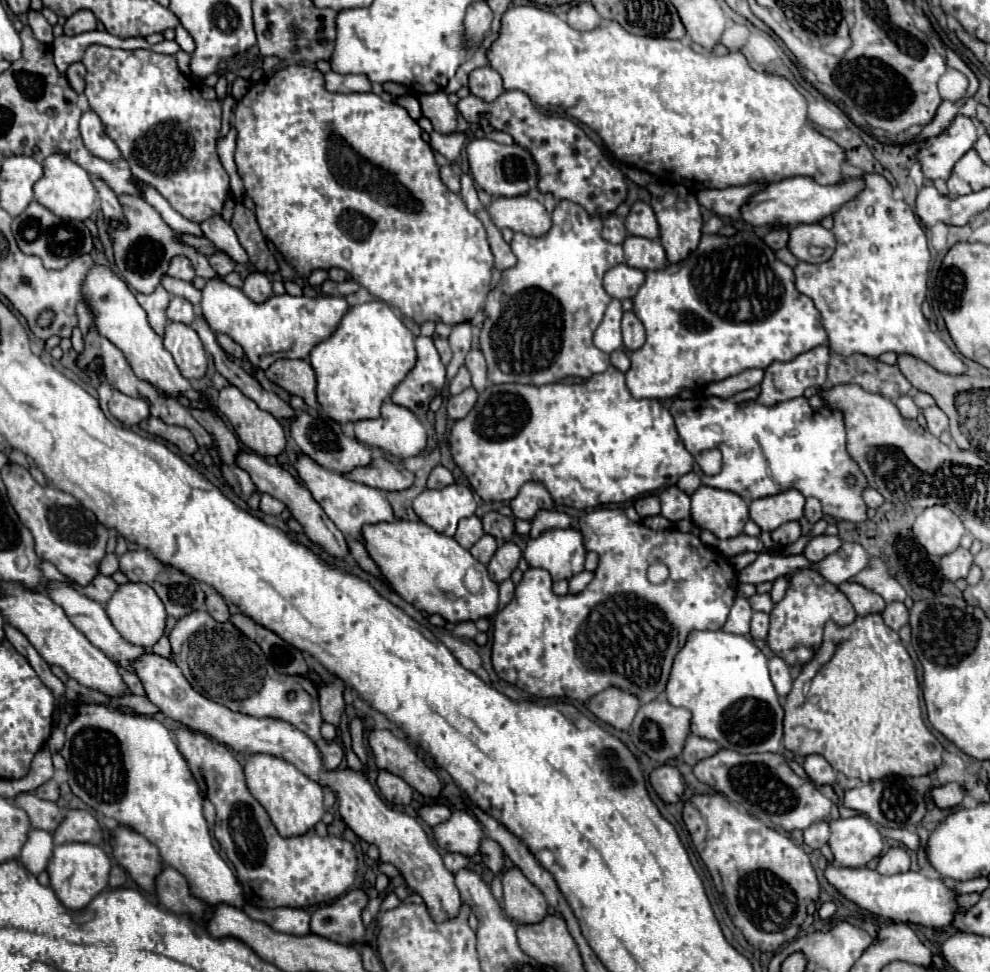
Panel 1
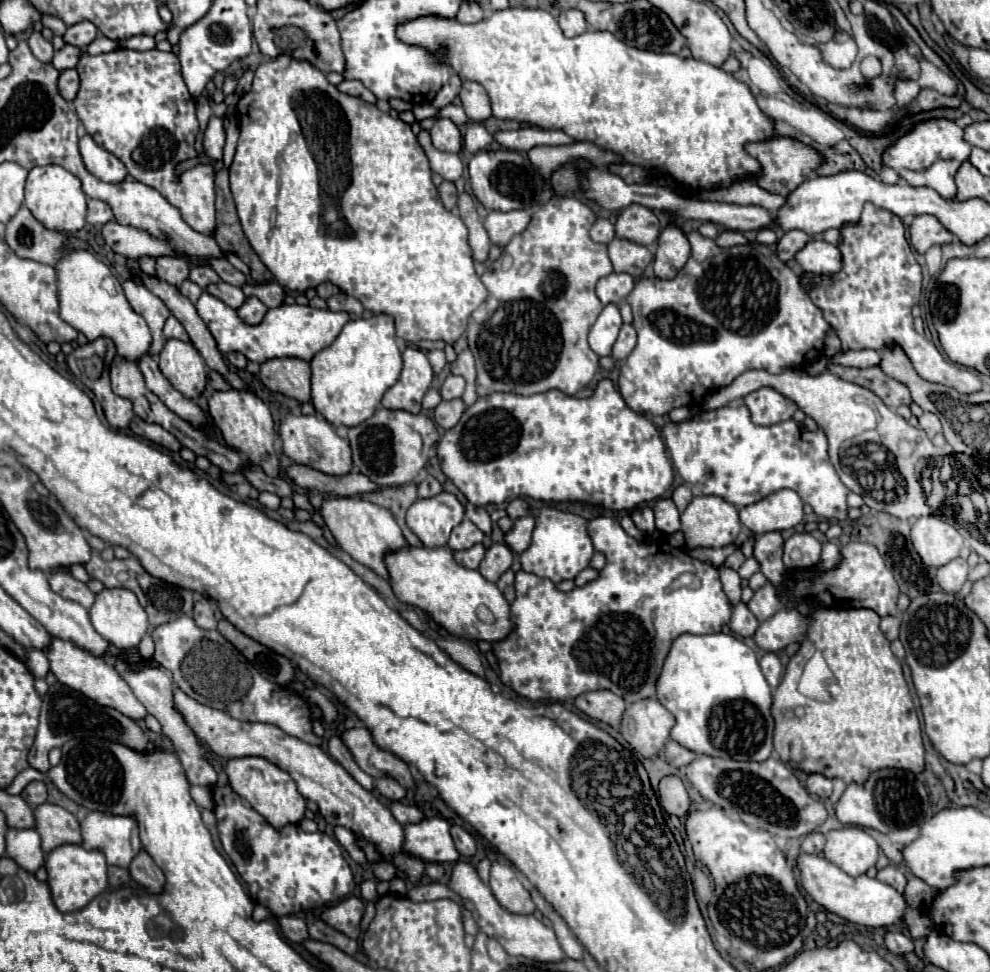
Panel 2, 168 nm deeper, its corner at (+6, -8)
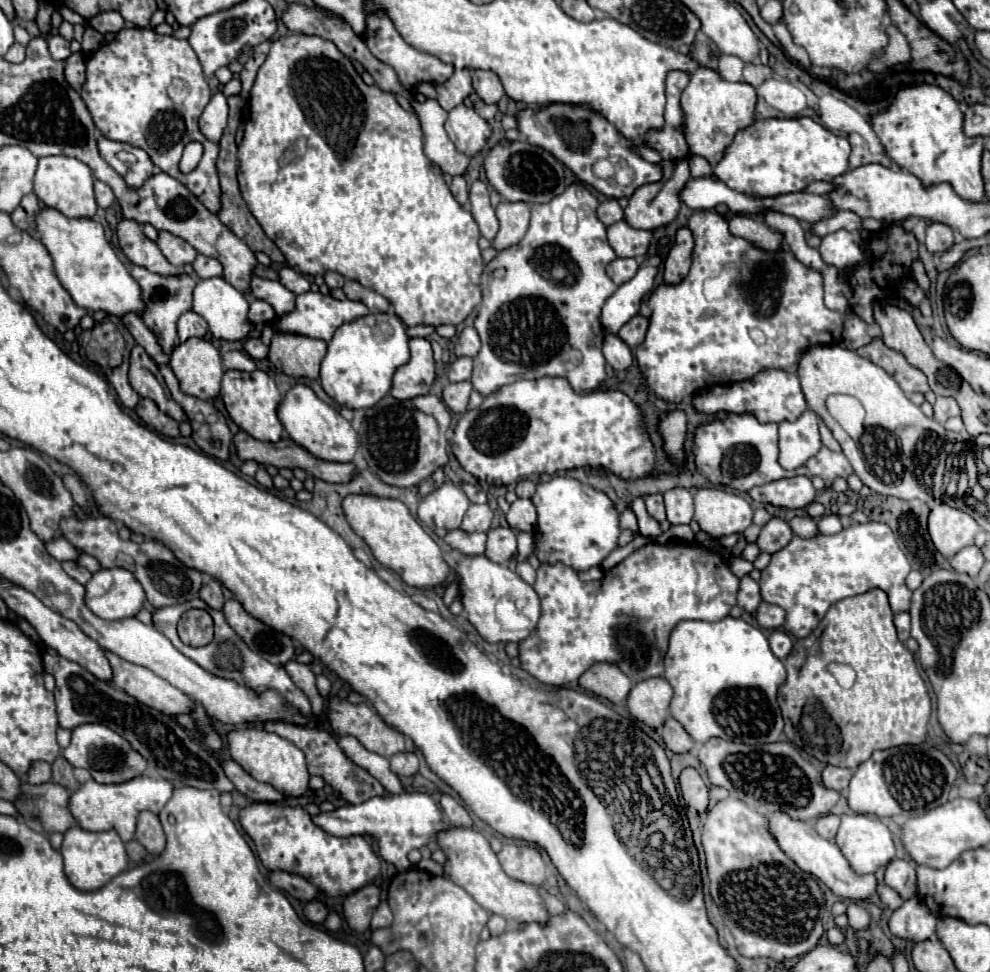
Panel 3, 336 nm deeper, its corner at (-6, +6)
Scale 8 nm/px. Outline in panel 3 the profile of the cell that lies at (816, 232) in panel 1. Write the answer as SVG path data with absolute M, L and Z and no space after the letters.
M838 230L822 238L820 254L826 264L832 264L836 268L854 268L856 264L864 262L862 252L862 238L858 232Z

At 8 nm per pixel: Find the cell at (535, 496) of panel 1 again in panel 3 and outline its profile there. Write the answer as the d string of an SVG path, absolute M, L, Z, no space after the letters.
M520 480L520 482L516 484L516 494L518 494L518 498L532 498L534 490L536 490L536 484L534 484L532 480Z

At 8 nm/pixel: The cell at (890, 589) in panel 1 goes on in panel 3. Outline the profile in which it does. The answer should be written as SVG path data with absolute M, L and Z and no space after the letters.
M868 522L850 524L832 536L794 536L782 550L772 554L772 560L762 570L758 584L762 600L784 608L784 630L794 638L806 638L834 602L862 594L870 588L884 590L894 612L906 612L912 598L912 592L904 584L908 572L910 562L900 550L890 526Z

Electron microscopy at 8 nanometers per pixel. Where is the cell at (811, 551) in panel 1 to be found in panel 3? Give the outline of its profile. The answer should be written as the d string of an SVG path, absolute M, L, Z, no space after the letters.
M800 516L790 518L790 520L788 520L788 526L792 528L794 534L798 534L798 536L802 536L802 538L810 538L810 536L816 536L816 534L818 534L816 520L810 518L810 516L806 516L806 518L800 518Z

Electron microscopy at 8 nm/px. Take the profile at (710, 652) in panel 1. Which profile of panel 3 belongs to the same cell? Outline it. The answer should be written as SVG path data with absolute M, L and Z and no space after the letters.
M726 616L718 622L682 620L676 624L670 636L670 646L664 656L664 678L674 690L670 702L670 714L684 726L684 730L696 742L708 742L708 738L724 738L744 744L768 744L778 742L784 722L776 702L776 690L784 684L786 668L780 658L768 646L762 630L750 626L742 618Z

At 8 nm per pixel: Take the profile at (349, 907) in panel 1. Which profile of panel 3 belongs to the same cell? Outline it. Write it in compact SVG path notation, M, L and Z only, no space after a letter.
M368 884L344 900L344 916L352 930L366 932L370 928L372 914L380 904L380 888L376 884Z

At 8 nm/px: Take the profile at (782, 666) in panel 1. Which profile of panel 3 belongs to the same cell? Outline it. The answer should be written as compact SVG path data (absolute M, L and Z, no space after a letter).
M774 630L774 632L770 634L768 642L770 642L772 652L774 652L780 660L784 660L784 658L788 656L788 652L792 650L792 638L790 638L784 630Z

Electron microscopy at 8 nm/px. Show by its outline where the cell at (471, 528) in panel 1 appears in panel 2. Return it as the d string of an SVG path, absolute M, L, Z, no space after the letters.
M462 520L450 534L450 540L448 540L448 546L450 550L468 550L472 548L474 544L482 542L484 534L470 522L470 520Z

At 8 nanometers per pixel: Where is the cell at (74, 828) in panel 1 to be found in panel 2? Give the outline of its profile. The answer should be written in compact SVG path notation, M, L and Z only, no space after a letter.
M42 804L40 808L34 808L34 816L36 816L36 832L42 838L44 854L52 852L62 844L82 842L80 822L68 810L54 804Z

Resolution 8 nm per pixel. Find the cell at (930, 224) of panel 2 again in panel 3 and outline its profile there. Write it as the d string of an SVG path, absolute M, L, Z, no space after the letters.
M932 224L926 230L926 248L928 252L936 254L936 252L946 252L948 248L952 248L954 244L954 236L952 236L952 228L944 226L944 224Z

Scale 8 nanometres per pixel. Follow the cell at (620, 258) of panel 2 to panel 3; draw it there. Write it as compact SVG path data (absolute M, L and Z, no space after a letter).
M624 220L608 226L608 242L620 258L642 258L648 252L652 232L630 228Z

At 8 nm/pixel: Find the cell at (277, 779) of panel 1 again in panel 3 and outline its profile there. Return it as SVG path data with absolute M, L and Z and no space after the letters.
M248 726L248 728L236 728L228 734L228 748L230 758L238 762L252 778L260 782L268 782L276 786L276 790L284 790L284 794L292 796L304 796L308 792L308 768L306 758L300 748L296 748L286 738L266 732L260 726Z

